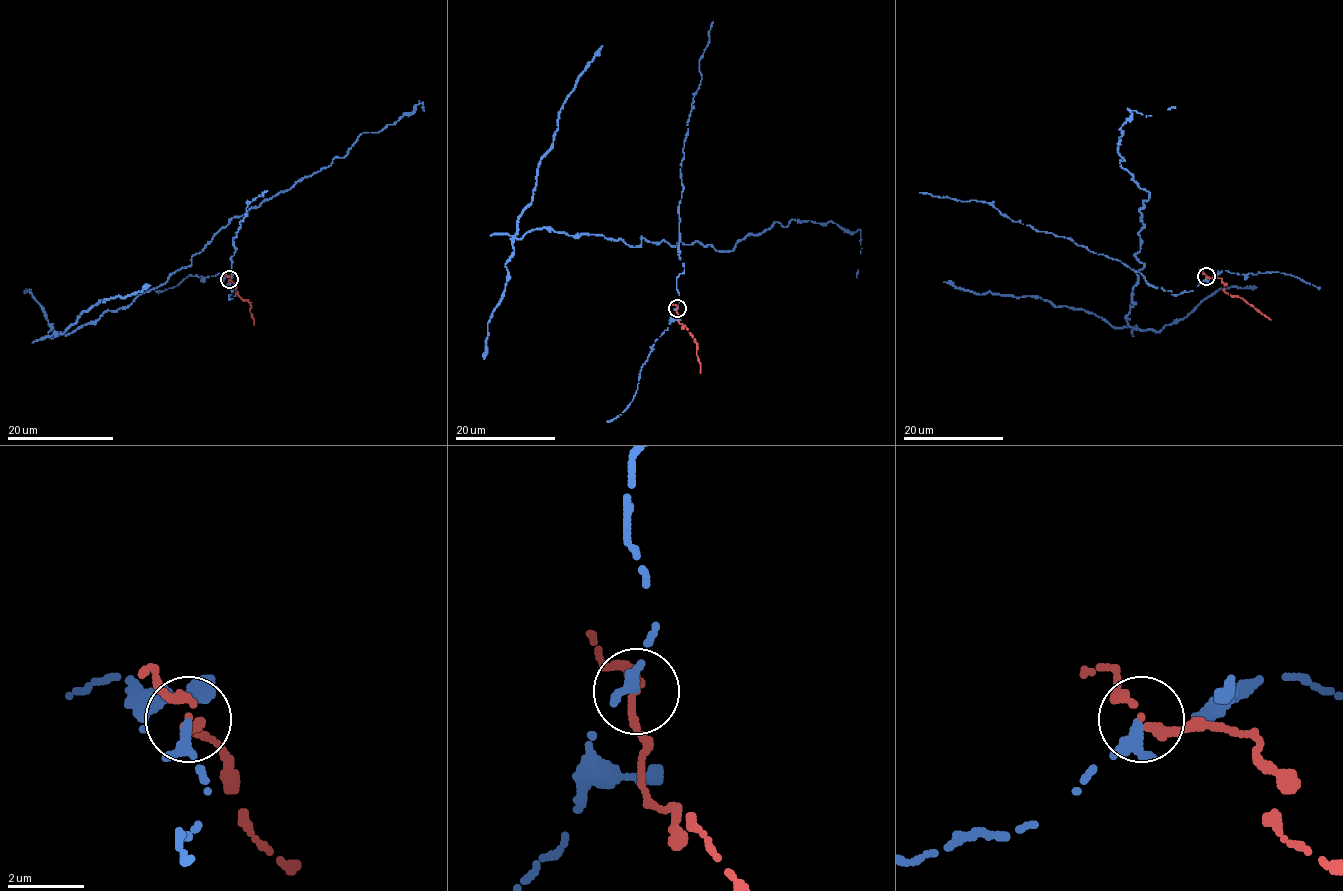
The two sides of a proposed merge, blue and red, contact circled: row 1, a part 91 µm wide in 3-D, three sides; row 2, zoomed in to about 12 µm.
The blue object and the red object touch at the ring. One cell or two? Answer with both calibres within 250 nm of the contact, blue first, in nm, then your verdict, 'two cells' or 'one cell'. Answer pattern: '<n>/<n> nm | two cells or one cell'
360/190 nm | two cells

